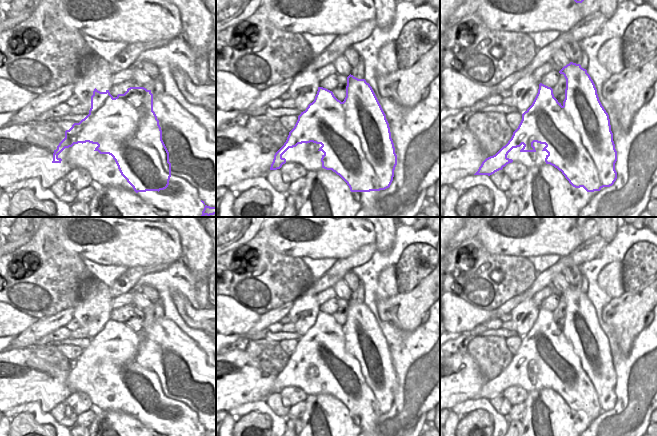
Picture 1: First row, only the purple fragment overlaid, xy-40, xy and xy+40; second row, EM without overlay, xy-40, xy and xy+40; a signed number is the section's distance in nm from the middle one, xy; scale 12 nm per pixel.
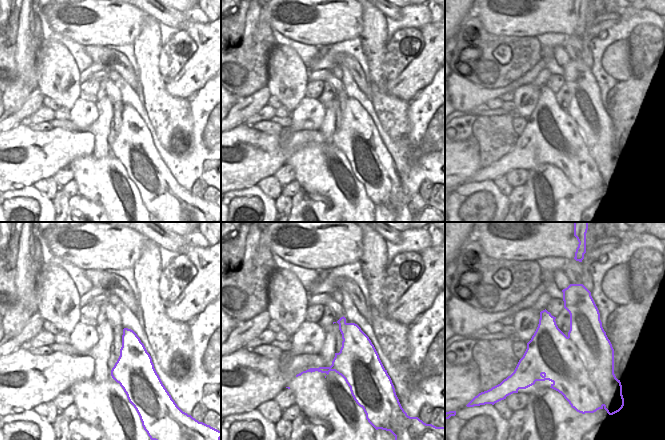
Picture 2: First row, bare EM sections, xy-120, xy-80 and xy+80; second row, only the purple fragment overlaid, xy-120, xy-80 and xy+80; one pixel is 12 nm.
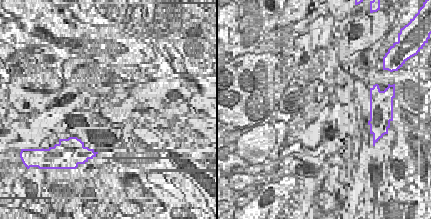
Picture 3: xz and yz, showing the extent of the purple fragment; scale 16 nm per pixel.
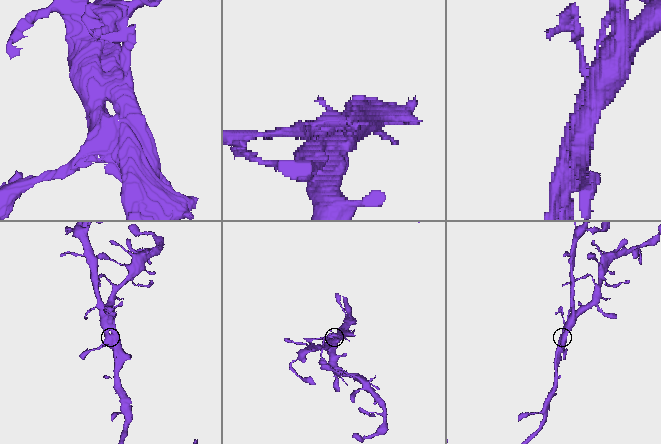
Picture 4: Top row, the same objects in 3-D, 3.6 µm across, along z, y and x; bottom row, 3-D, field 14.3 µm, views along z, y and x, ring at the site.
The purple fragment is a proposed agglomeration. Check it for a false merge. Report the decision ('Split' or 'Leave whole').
Split

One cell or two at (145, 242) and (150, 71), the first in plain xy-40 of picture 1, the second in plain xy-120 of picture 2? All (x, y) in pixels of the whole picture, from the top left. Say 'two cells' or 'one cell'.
one cell

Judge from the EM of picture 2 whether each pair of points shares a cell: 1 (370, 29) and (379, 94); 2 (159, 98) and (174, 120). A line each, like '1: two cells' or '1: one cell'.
1: one cell
2: one cell

